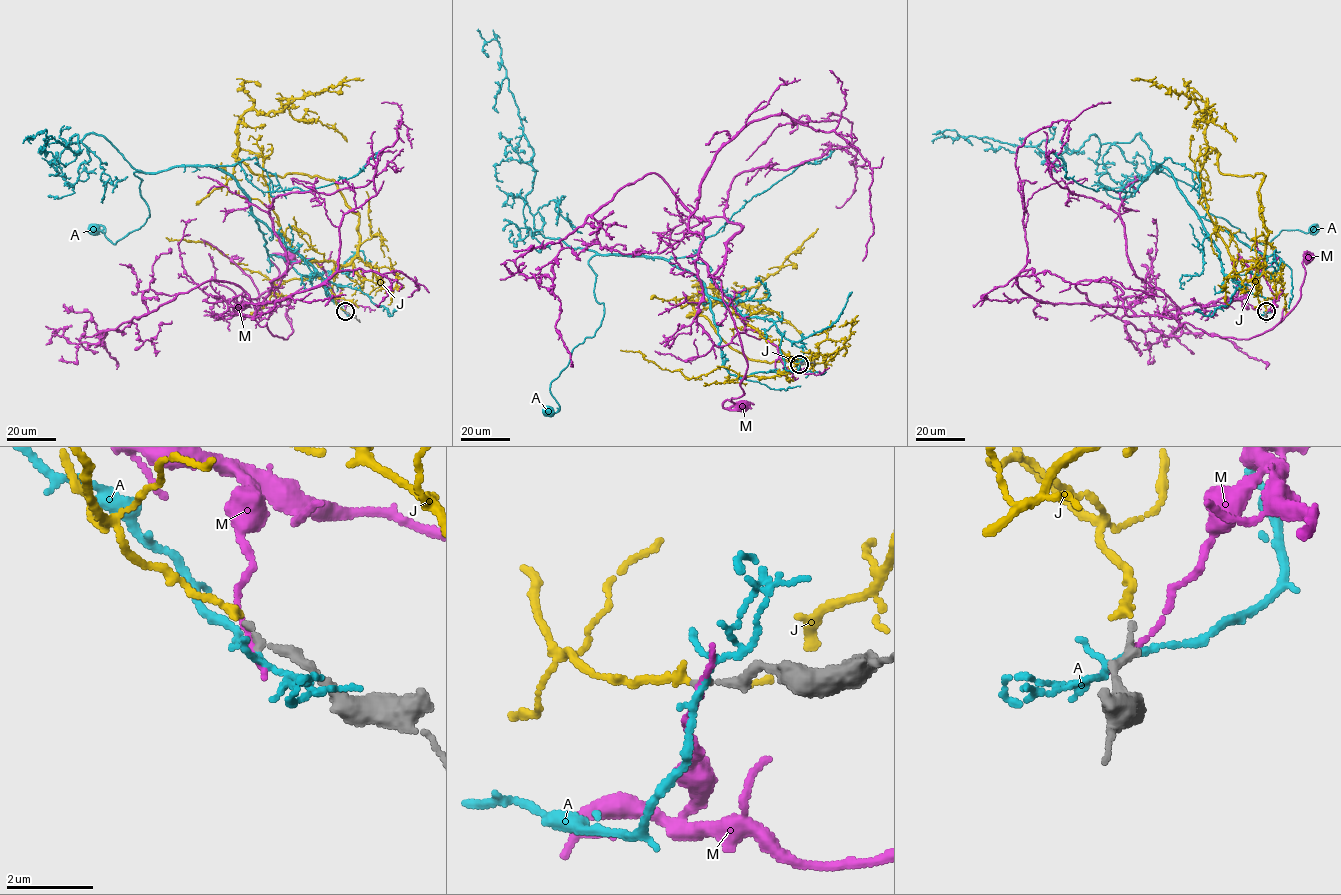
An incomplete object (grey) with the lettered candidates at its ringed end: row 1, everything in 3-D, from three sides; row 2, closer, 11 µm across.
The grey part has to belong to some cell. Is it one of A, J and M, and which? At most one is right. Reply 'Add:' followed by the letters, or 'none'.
Add: J

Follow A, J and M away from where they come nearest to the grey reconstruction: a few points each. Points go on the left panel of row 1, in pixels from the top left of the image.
A: (346, 312), (325, 293), (328, 281), (213, 166), (135, 172), (146, 221), (115, 244), (95, 227)
J: (345, 310), (334, 263), (356, 254), (359, 216), (333, 181), (254, 174), (236, 153), (238, 120), (363, 79)
M: (346, 312), (323, 268), (303, 259), (275, 289), (242, 297), (242, 314), (290, 335), (268, 256), (288, 259)

